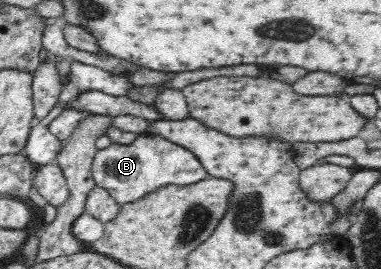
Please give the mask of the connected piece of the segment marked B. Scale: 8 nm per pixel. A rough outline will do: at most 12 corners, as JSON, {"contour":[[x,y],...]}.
{"contour":[[158,135],[97,150],[91,172],[120,206],[207,178]]}

